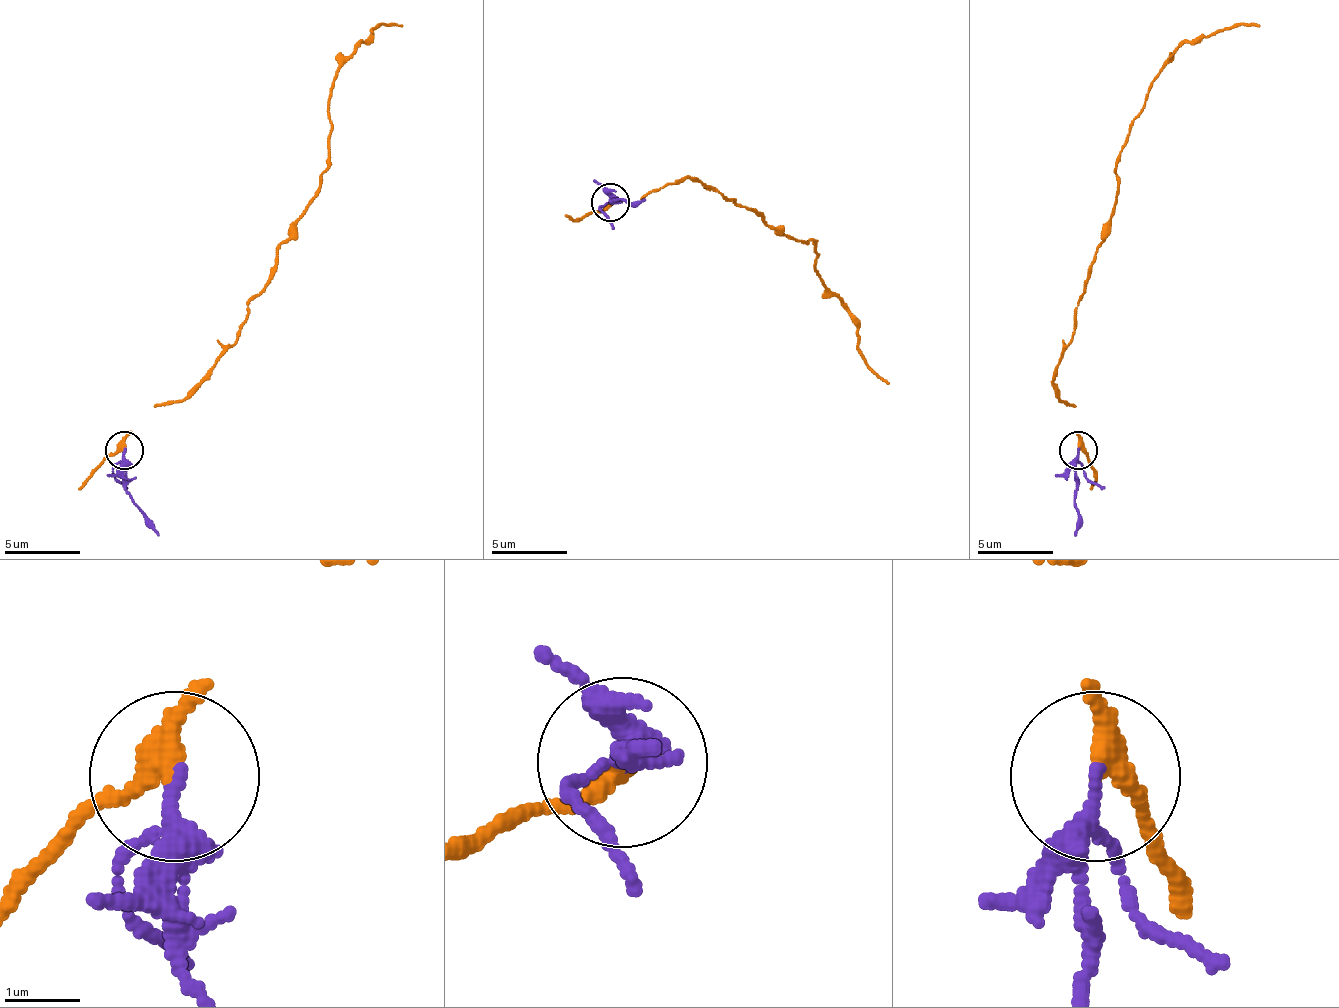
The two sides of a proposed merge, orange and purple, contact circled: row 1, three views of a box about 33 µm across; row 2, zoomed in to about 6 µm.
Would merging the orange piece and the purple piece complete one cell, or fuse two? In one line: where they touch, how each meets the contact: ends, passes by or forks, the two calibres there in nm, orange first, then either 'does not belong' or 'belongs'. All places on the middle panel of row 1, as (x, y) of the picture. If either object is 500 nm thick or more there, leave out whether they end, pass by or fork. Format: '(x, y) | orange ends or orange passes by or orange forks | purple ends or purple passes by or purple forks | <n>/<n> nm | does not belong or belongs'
(610, 202) | orange passes by | purple passes by | 240/180 nm | does not belong

